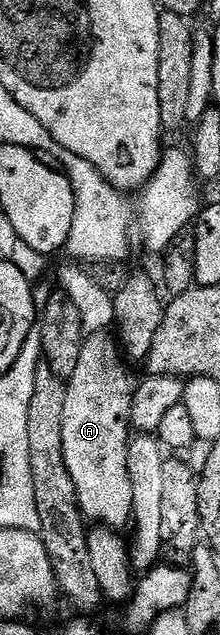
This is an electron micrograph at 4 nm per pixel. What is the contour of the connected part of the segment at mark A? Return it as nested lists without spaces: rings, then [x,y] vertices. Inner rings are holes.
[[[109,333],[89,335],[83,341],[76,372],[72,372],[66,382],[64,396],[64,464],[68,464],[68,476],[72,476],[72,484],[76,484],[78,509],[82,511],[83,519],[111,528],[129,527],[134,517],[128,452],[132,441],[132,411],[136,386],[133,381],[130,383],[130,374],[126,371],[125,364],[127,365],[119,343]]]

